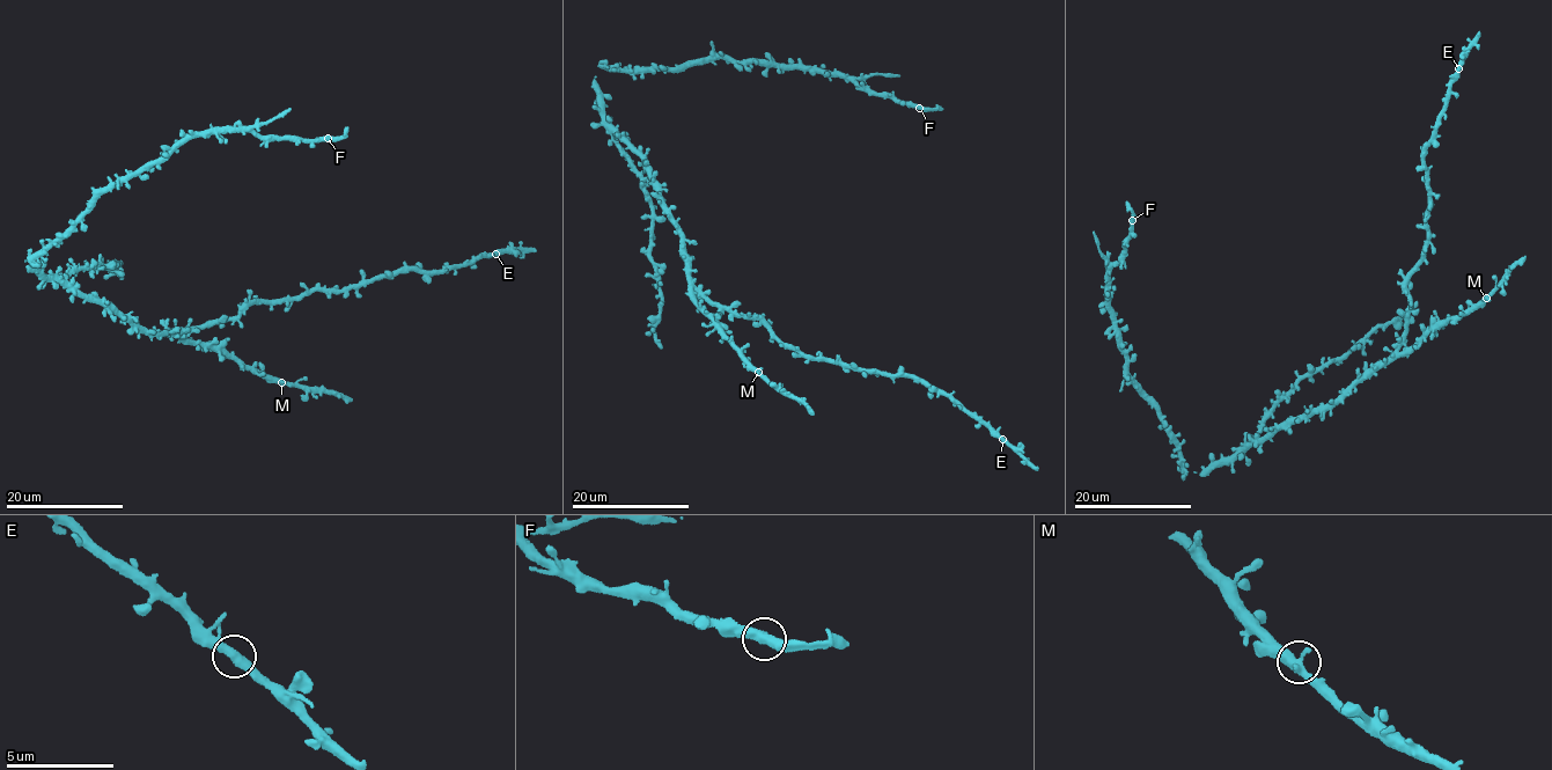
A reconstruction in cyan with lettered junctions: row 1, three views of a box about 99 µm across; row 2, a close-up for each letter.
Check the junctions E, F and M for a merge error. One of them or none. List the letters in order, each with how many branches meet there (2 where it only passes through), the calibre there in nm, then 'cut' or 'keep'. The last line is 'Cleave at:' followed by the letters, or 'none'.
E: 2 branches meet; 460 nm thick; keep
F: 2 branches meet; 480 nm thick; keep
M: 2 branches meet; 460 nm thick; keep
Cleave at: none

